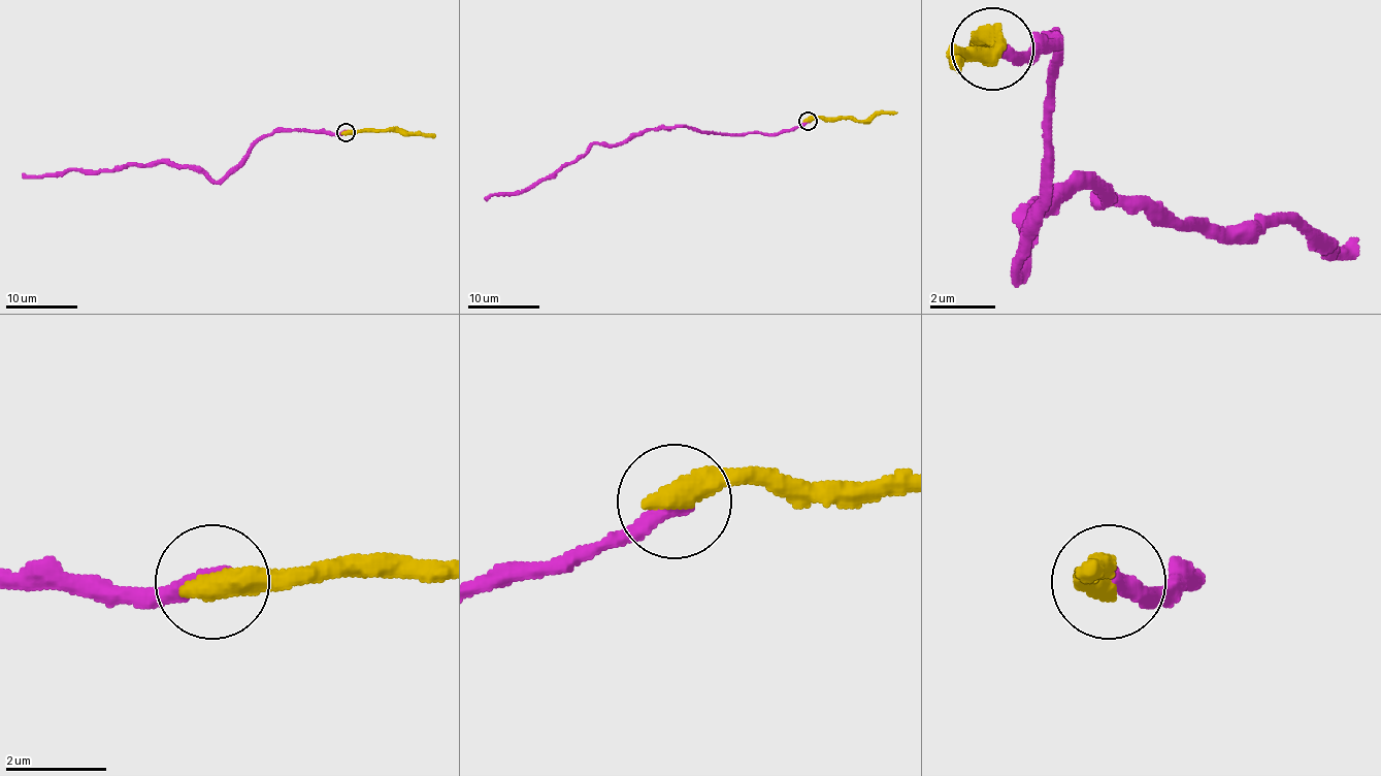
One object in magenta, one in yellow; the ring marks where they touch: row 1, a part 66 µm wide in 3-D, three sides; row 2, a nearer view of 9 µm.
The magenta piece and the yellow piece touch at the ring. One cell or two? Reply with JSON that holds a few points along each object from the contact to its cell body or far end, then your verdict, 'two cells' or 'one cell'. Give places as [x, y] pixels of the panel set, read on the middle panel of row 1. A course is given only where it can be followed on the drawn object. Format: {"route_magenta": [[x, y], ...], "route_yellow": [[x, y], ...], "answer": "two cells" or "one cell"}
{"route_magenta": [[809, 121], [776, 133], [702, 133], [686, 126], [645, 130], [623, 142], [593, 144], [524, 189], [485, 200]], "route_yellow": [[809, 121], [816, 117], [872, 121], [880, 114], [896, 114]], "answer": "one cell"}

